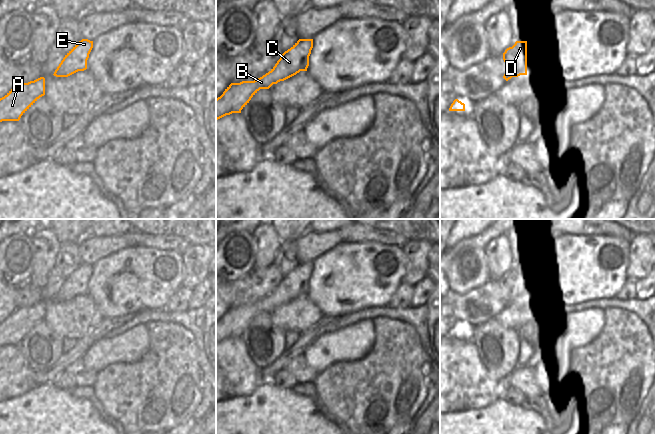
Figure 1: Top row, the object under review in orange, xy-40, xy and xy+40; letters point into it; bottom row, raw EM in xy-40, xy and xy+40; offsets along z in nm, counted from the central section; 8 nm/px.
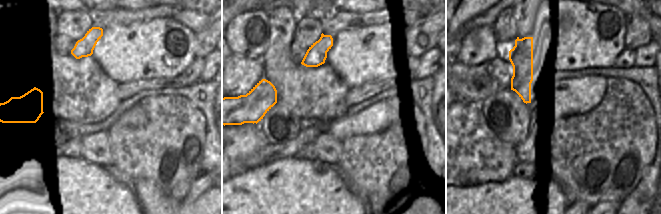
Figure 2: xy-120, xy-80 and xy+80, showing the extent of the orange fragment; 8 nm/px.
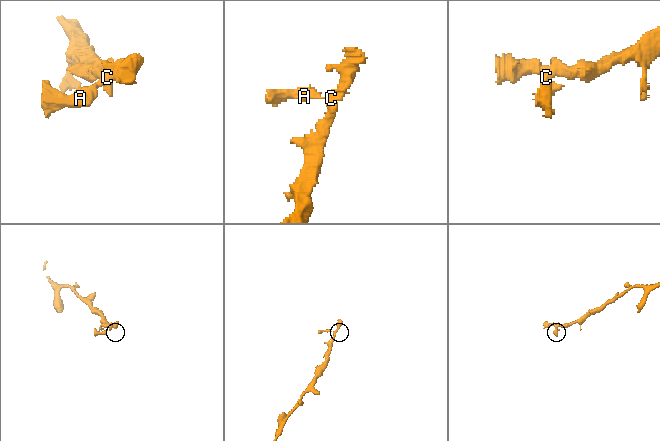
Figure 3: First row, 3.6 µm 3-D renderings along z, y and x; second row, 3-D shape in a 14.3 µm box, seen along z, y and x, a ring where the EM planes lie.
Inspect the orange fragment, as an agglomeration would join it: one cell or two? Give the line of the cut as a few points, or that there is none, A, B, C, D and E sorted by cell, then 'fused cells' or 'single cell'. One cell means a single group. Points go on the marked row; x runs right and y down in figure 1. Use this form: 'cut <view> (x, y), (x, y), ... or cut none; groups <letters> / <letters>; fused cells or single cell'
cut none; groups A B C D E; single cell

